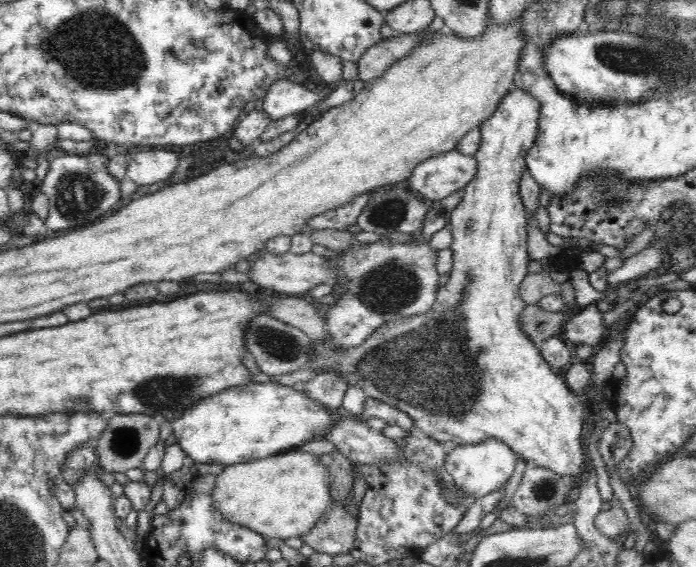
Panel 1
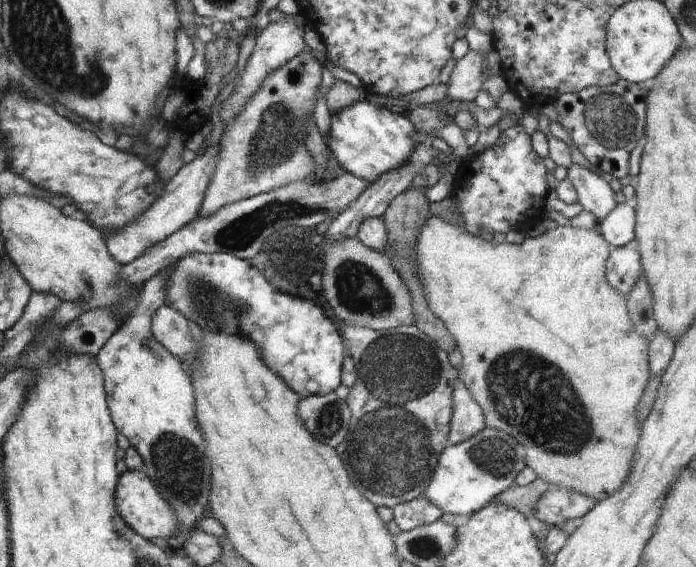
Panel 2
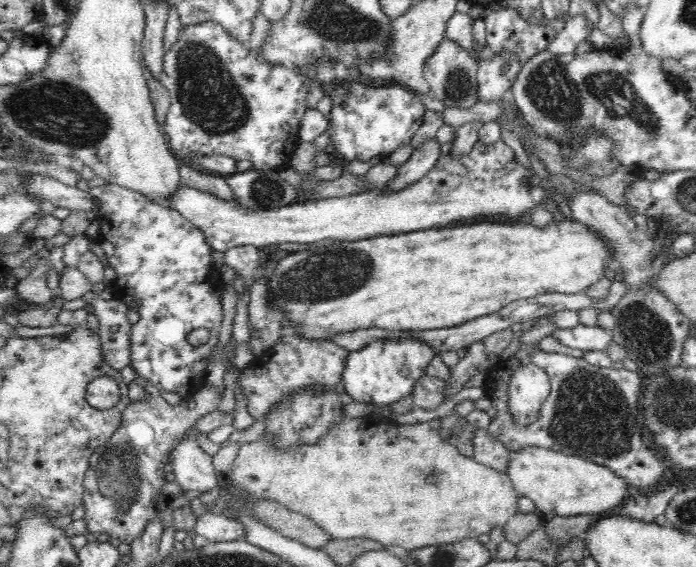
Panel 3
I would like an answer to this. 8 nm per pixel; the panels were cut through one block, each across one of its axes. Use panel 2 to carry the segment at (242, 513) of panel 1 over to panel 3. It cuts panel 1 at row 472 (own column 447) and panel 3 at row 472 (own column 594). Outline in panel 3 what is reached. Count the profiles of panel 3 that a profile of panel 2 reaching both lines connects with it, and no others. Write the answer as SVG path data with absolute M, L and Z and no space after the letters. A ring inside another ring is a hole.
M376 418L345 419L344 422L336 422L334 426L330 426L330 432L324 436L322 442L306 444L306 446L292 446L288 450L277 450L275 444L271 442L271 436L264 433L258 440L241 444L233 462L232 474L227 480L229 484L252 493L254 497L279 502L288 510L312 519L317 526L324 528L334 539L367 538L368 540L382 542L382 544L398 545L413 550L425 546L458 542L464 538L477 539L481 534L489 534L497 527L504 528L512 516L520 513L518 508L518 498L520 496L513 487L511 478L506 473L476 462L473 457L468 458L460 454L455 446L443 441L439 435L440 419L406 425Z

